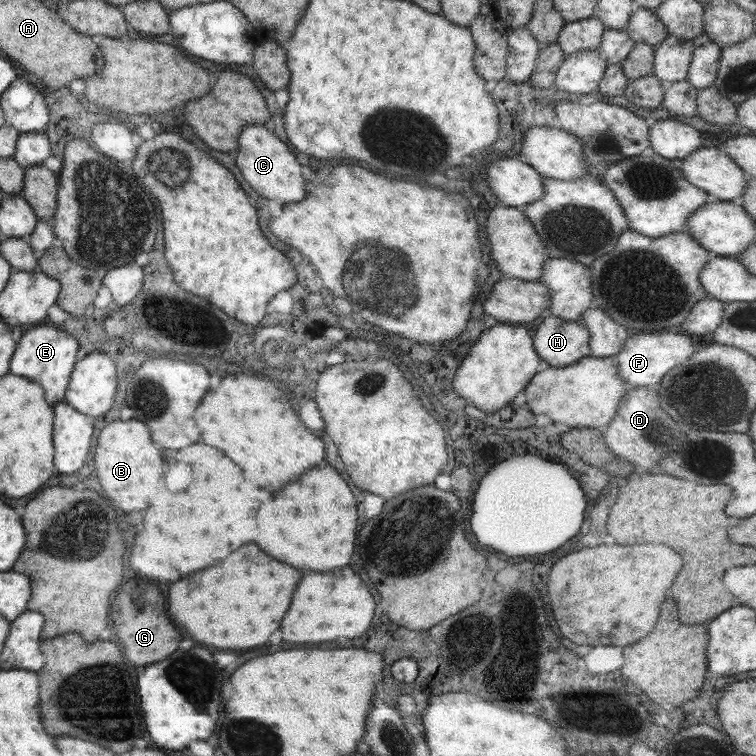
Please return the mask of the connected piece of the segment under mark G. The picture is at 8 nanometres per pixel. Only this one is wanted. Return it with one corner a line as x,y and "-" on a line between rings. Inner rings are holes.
149,582
121,586
109,608
109,618
113,622
113,628
117,630
117,638
121,640
125,658
131,660
135,666
146,666
151,662
158,662
159,658
165,658
167,654
177,650
177,644
181,640
181,634
175,630
175,626
167,618
163,596
159,594
157,586
-
129,592
131,592
131,604
129,604

